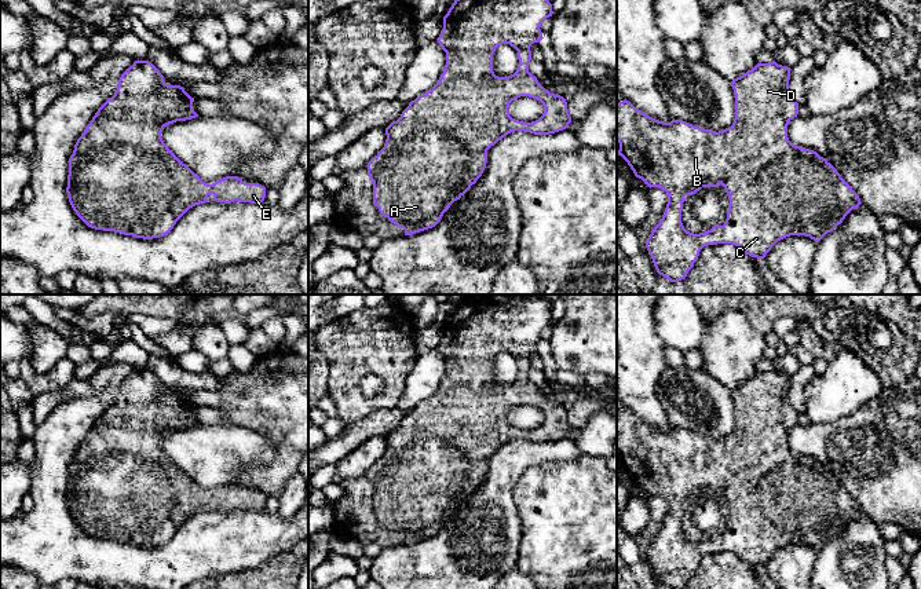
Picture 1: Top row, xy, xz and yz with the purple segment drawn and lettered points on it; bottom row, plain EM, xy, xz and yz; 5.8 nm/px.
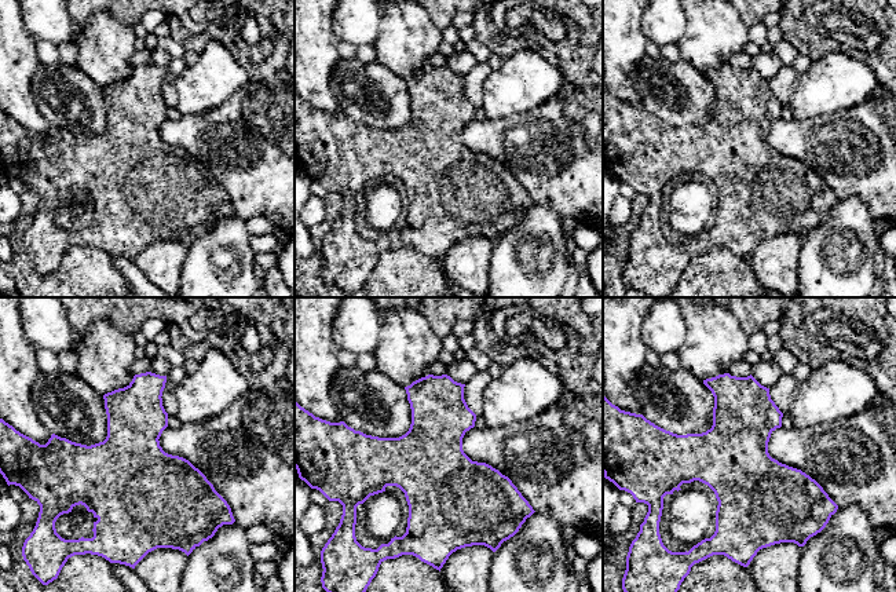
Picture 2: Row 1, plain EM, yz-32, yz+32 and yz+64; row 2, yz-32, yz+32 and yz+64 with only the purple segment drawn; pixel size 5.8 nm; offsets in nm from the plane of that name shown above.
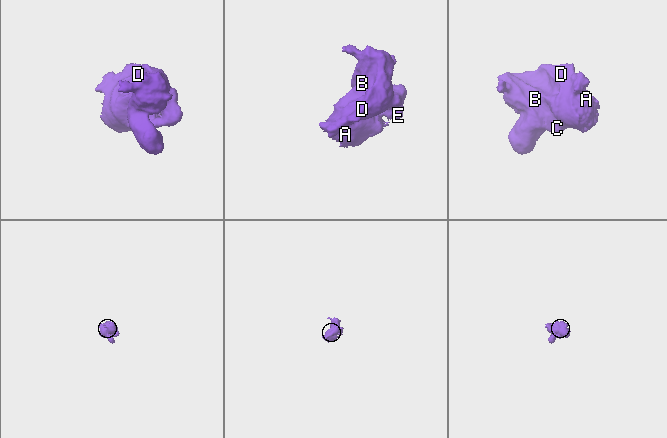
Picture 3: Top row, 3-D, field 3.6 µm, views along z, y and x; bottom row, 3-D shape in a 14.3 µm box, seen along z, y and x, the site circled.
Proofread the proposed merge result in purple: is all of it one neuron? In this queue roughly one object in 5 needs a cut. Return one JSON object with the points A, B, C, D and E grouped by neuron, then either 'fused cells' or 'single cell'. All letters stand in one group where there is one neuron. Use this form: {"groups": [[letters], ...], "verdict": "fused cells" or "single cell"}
{"groups": [["A", "B", "C", "D", "E"]], "verdict": "single cell"}

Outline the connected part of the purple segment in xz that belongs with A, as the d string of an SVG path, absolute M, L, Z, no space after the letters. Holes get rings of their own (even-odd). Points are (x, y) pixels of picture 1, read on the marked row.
M454 0L443 17L443 29L436 39L446 52L443 73L430 91L412 100L401 117L385 128L384 147L366 165L373 183L373 205L381 216L403 228L405 235L435 227L450 205L482 176L487 150L508 133L523 131L549 135L566 129L571 122L566 99L551 94L529 72L530 47L544 39L540 26L552 14L549 0ZM501 44L509 44L518 51L518 69L508 77L498 77L493 72L493 55ZM520 96L534 98L542 103L544 113L538 120L525 122L509 116L509 103Z

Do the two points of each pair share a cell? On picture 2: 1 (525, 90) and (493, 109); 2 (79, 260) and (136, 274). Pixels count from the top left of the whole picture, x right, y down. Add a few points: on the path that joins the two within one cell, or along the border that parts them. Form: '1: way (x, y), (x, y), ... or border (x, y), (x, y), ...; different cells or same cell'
1: way (516, 90), (512, 90), (501, 101); same cell
2: border (109, 255), (113, 265), (128, 282); different cells

